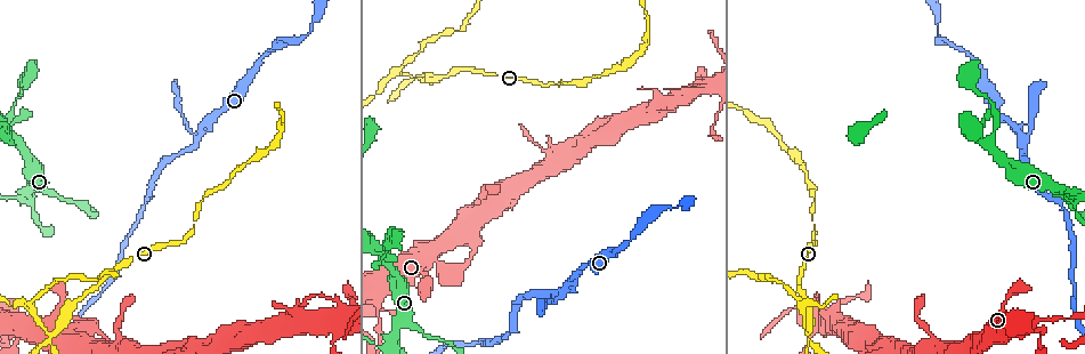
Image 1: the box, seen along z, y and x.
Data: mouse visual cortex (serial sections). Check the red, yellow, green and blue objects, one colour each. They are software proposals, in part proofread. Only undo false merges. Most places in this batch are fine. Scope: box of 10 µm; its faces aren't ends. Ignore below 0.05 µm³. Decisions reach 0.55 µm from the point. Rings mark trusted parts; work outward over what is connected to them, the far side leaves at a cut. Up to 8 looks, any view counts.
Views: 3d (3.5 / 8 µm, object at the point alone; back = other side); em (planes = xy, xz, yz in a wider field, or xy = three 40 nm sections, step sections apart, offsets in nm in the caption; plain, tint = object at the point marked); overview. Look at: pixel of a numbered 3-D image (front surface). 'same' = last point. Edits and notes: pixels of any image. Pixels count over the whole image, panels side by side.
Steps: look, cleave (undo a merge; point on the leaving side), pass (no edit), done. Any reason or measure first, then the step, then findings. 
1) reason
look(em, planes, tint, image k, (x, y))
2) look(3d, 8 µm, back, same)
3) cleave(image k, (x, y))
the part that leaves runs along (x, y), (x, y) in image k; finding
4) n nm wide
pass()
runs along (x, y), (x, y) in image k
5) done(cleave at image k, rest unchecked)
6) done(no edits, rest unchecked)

branch point
look(3d, 8 µm, image 1, (563, 292))

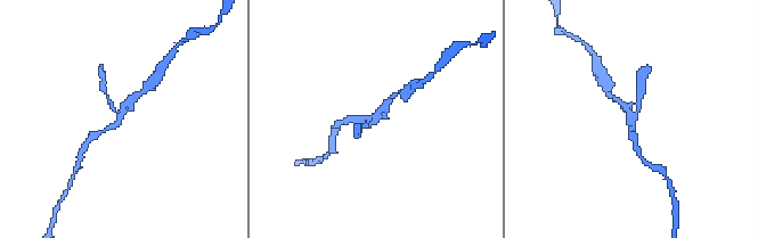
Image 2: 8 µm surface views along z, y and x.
3 arms; arms of 150, 150, 150 nm
look(em, xy, step 1, tint, same)

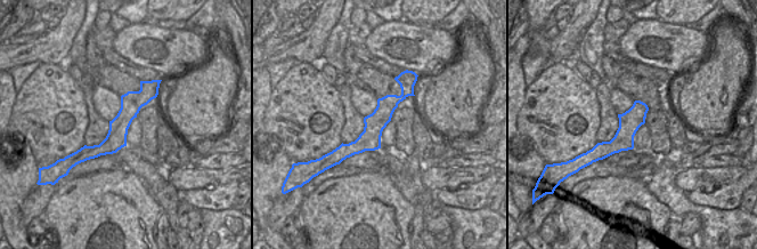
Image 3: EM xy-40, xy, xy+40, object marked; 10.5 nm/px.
pass()
runs along (135, 97), (114, 126), (94, 136) in image 2; continuous, no second cell

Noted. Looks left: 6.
look(3d, 8 µm, image 1, (813, 225))

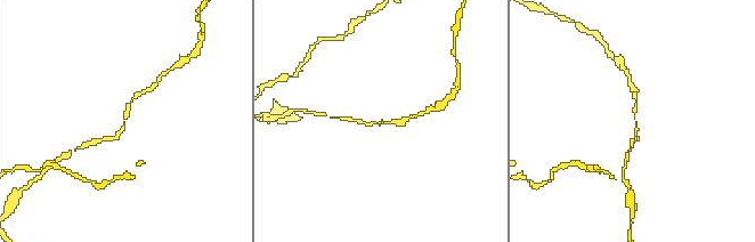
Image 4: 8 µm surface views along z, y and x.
look(em, xy, step 3, tint, same)

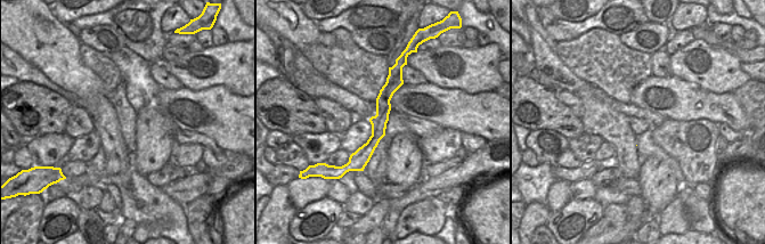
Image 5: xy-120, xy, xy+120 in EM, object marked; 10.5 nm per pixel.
170 nm wide
pass()
runs along (633, 139), (636, 139), (635, 94) in image 4; one cell here

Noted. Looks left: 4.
four or more arms meet
look(3d, 3.5 µm, image 1, (811, 330))

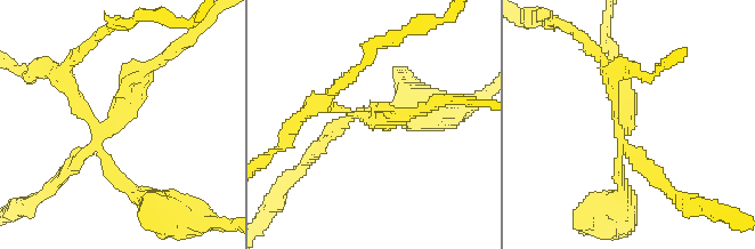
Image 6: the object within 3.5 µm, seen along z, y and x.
look(em, planes, tint, image 6, (366, 120))

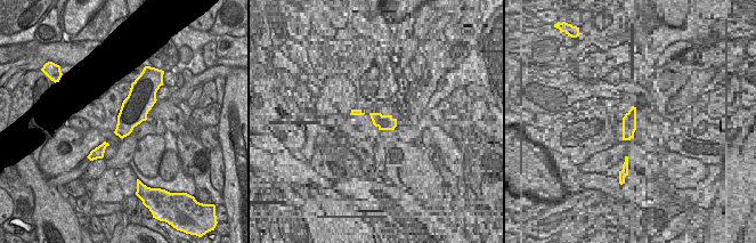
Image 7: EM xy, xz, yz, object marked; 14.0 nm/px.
arms of 150, 150, 200, 200 nm
cleave(image 6, (74, 93))
two cells meet here

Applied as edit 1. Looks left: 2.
done(cleave at image 6, rest unchecked)

